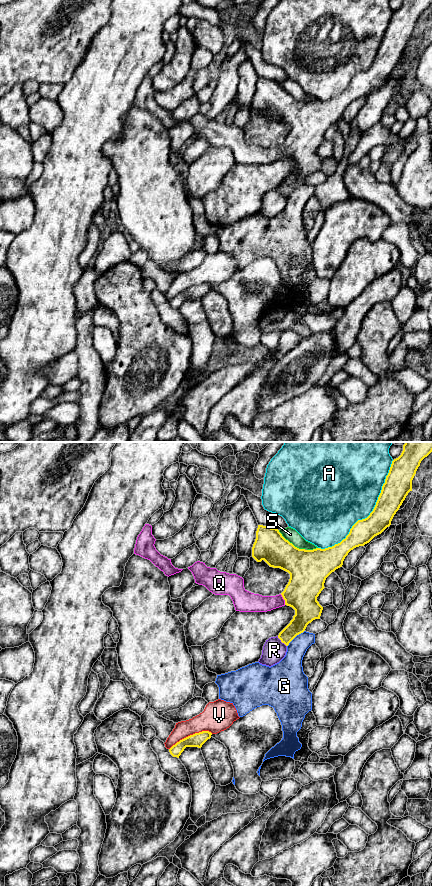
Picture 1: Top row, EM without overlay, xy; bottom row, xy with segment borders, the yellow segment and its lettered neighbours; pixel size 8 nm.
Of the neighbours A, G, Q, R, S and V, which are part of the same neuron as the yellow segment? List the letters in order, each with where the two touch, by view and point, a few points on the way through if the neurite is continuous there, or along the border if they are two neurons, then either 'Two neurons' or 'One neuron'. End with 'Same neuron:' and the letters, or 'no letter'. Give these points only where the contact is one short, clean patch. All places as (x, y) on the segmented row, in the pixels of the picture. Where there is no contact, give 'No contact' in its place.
A: Touches yellow at xy (369, 515). Two neurons
G: Touches yellow at xy (295, 636). Two neurons
Q: Touches yellow at xy (283, 598). Path across: xy (307, 578), (288, 597), (283, 598), (274, 602), (253, 602). One neuron
R: Touches yellow at xy (281, 641). Two neurons
S: Touches yellow at xy (291, 543). Two neurons
V: Touches yellow at xy (190, 735). Two neurons
Same neuron: Q

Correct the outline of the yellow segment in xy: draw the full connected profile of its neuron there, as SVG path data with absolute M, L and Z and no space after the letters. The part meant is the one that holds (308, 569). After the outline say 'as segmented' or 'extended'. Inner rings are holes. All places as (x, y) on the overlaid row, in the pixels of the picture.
M405 442L401 455L392 461L373 511L367 518L358 520L352 526L346 538L332 547L313 550L299 549L286 540L278 529L258 525L256 539L252 547L252 557L257 562L264 560L270 567L280 568L290 574L289 582L281 594L262 596L251 593L244 588L242 577L220 572L216 568L207 567L205 563L200 561L188 567L194 576L195 583L205 586L215 595L229 595L235 610L240 612L267 612L285 605L292 607L295 610L295 615L278 635L281 642L288 646L297 635L305 631L309 623L315 619L320 619L323 607L317 601L317 597L325 588L326 578L336 569L342 567L345 557L351 550L369 543L391 525L394 515L408 493L412 491L412 480L421 461L431 452L432 442Z; extended

